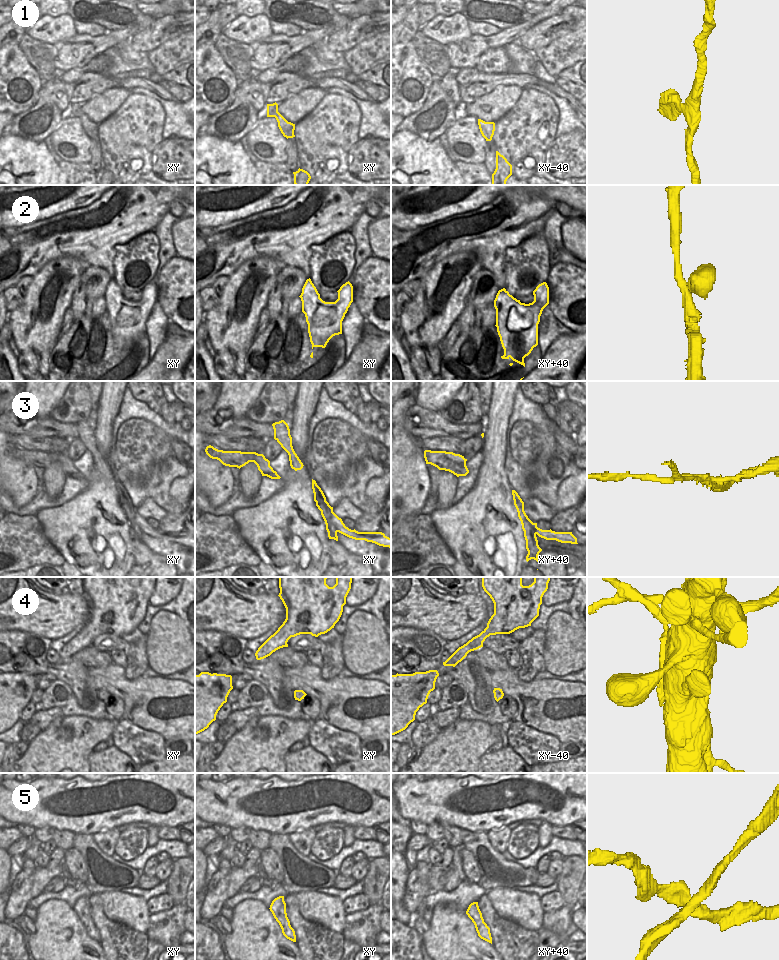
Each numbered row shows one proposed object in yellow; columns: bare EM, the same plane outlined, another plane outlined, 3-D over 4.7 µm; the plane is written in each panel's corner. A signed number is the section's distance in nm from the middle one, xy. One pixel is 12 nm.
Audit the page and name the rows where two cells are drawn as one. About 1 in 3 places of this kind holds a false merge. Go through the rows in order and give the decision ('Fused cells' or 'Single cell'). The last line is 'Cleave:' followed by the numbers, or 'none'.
1: Single cell
2: Single cell
3: Fused cells
4: Single cell
5: Single cell
Cleave: 3

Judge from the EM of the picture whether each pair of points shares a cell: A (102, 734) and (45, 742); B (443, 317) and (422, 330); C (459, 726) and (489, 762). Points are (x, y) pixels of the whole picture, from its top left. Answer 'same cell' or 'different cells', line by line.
A: same cell
B: same cell
C: different cells

